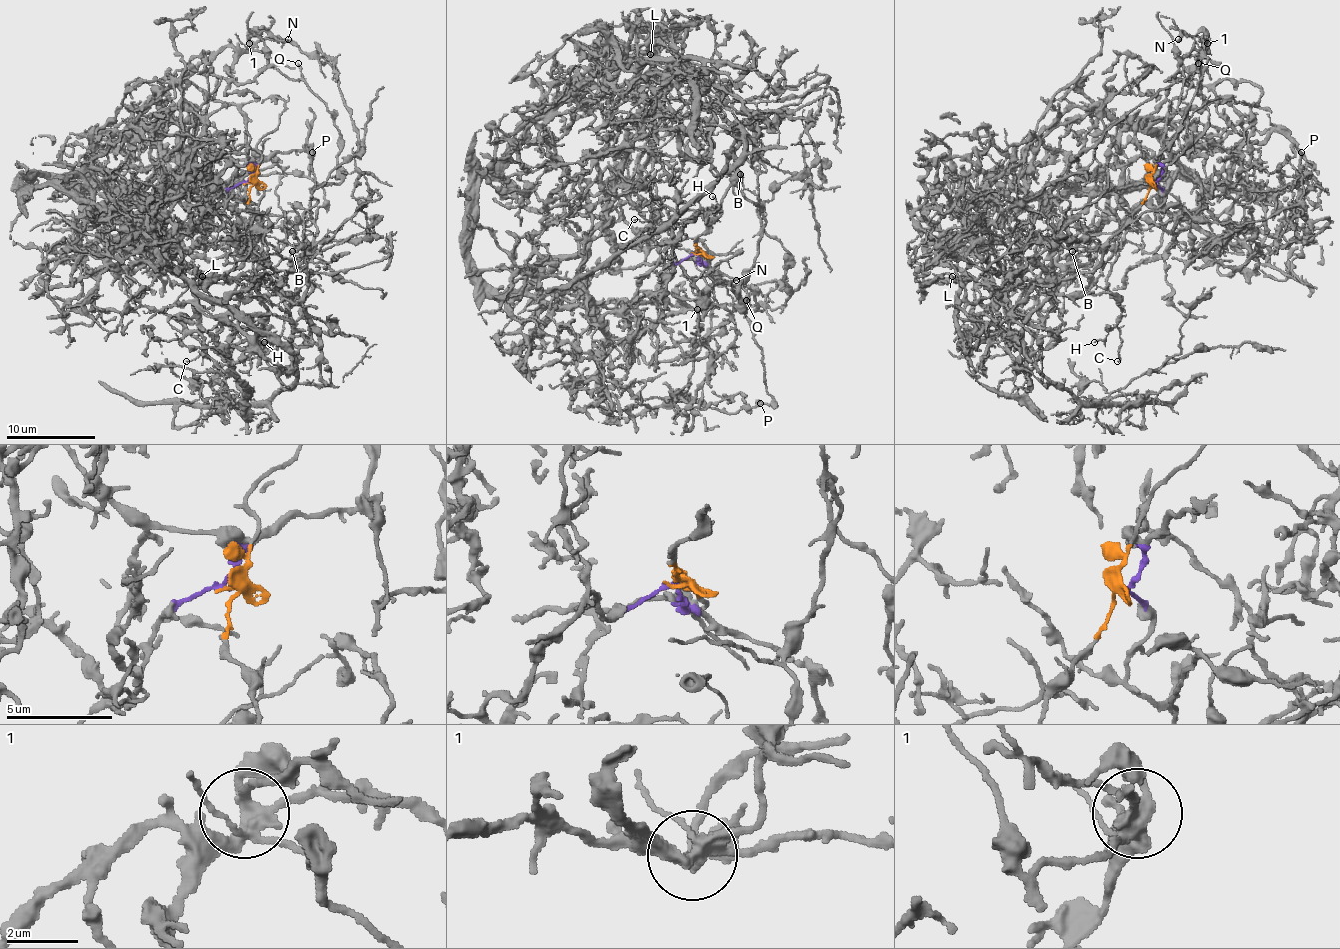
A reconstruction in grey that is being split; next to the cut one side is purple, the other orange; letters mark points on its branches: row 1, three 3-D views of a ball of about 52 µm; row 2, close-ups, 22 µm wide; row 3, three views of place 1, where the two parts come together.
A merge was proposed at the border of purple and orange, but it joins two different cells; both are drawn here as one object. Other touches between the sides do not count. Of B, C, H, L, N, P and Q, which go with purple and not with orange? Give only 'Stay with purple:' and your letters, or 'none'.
Stay with purple: L, N

